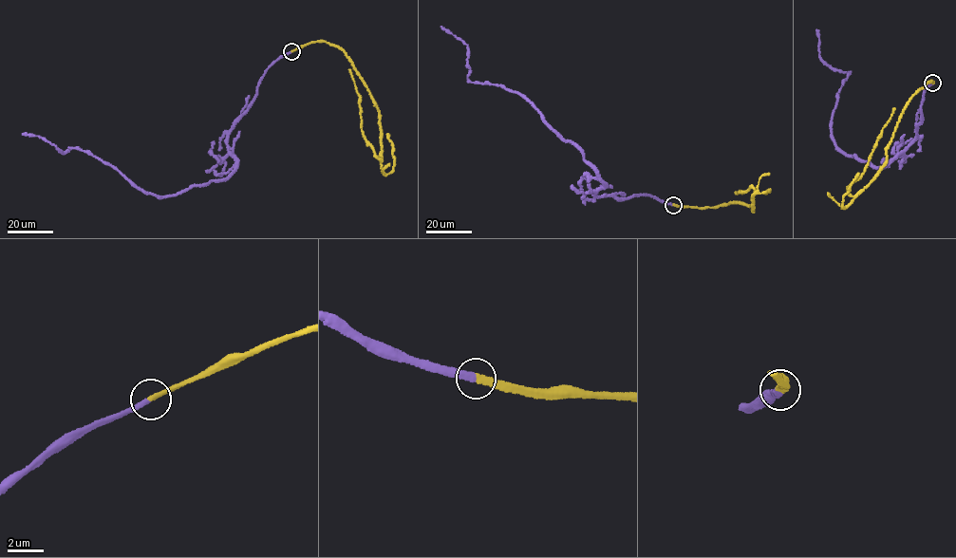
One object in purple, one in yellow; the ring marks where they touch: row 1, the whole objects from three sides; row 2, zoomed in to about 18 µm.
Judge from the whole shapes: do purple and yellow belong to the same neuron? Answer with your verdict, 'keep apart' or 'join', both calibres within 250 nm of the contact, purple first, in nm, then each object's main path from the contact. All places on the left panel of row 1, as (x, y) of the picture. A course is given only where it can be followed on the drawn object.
join; 320 nm thick on the purple side, 300 nm on the other; purple runs (291, 51), (267, 69), (228, 137), (234, 170), (174, 195), (148, 193), (87, 152), (62, 153), (22, 134); yellow runs (291, 51), (317, 42), (328, 42), (343, 49), (379, 111), (381, 161), (364, 134), (360, 99), (349, 69)

